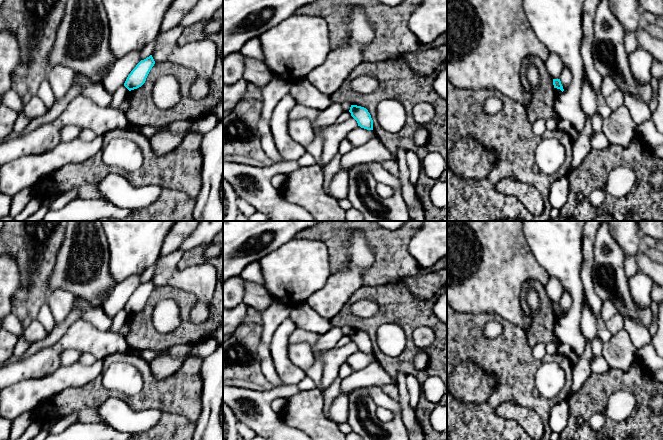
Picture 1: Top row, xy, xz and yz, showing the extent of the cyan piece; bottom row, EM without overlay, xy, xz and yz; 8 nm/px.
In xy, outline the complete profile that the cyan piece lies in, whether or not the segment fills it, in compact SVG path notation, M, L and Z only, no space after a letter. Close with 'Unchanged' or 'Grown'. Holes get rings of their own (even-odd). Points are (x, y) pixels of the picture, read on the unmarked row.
M150 279L149 281L147 281L144 284L141 284L136 289L136 291L131 295L131 297L128 299L128 301L124 307L124 310L129 315L141 311L145 307L146 302L147 302L150 294L154 290L154 288L155 288L155 285L154 285L152 279Z. Unchanged

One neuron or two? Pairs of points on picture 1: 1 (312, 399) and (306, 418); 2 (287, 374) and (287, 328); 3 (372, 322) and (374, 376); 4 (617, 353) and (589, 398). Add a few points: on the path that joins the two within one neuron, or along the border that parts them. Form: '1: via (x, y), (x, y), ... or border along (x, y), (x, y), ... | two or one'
1: via (309, 404), (306, 408), (306, 413) | one
2: via (282, 363), (281, 339) | one
3: border along (375, 361), (393, 376) | two
4: border along (633, 362), (624, 370), (610, 368) | two

